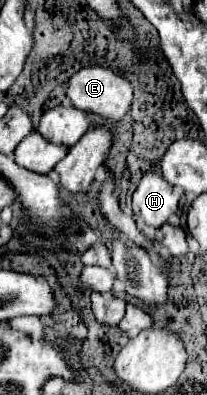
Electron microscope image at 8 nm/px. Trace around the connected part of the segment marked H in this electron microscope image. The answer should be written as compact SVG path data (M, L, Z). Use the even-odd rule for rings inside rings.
M146 172L132 194L132 208L140 222L160 228L178 210L180 192L168 184L160 172Z

